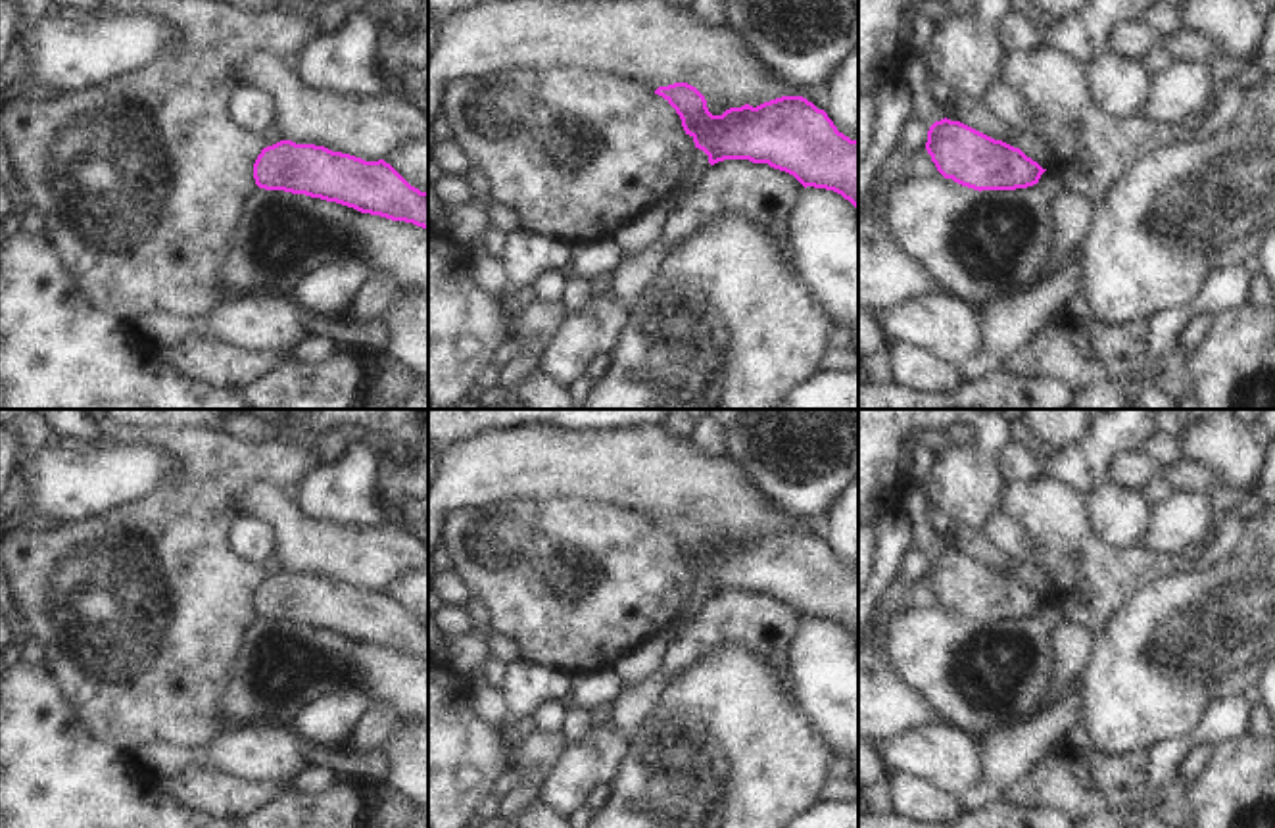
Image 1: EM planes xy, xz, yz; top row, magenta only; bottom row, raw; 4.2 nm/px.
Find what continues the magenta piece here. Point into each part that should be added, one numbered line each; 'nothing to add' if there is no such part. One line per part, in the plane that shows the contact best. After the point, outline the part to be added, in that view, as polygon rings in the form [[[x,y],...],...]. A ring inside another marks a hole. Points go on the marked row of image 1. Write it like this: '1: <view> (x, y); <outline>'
nothing to add

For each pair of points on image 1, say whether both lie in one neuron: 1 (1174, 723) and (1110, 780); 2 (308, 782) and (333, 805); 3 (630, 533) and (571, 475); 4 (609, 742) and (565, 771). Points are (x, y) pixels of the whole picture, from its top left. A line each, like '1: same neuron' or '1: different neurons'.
1: different neurons
2: different neurons
3: different neurons
4: same neuron

